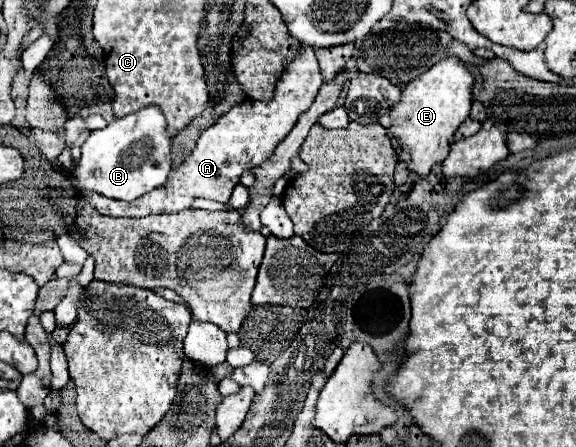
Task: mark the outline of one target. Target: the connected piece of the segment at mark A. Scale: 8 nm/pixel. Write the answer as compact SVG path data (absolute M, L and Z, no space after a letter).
M301 44L297 60L293 60L293 64L289 64L289 68L285 68L285 72L281 74L281 80L277 80L273 100L259 102L259 100L247 98L241 104L233 106L223 116L219 116L213 126L203 130L191 154L175 170L169 172L167 184L151 190L149 194L133 202L111 200L95 192L83 192L83 190L81 194L101 214L127 216L127 218L143 218L143 216L161 214L161 212L181 212L185 208L191 208L191 202L195 198L209 198L209 200L227 204L233 194L233 188L239 184L241 174L261 164L273 154L277 144L291 132L297 118L313 104L321 84L323 84L323 76L319 72L313 48L309 48L307 44Z

